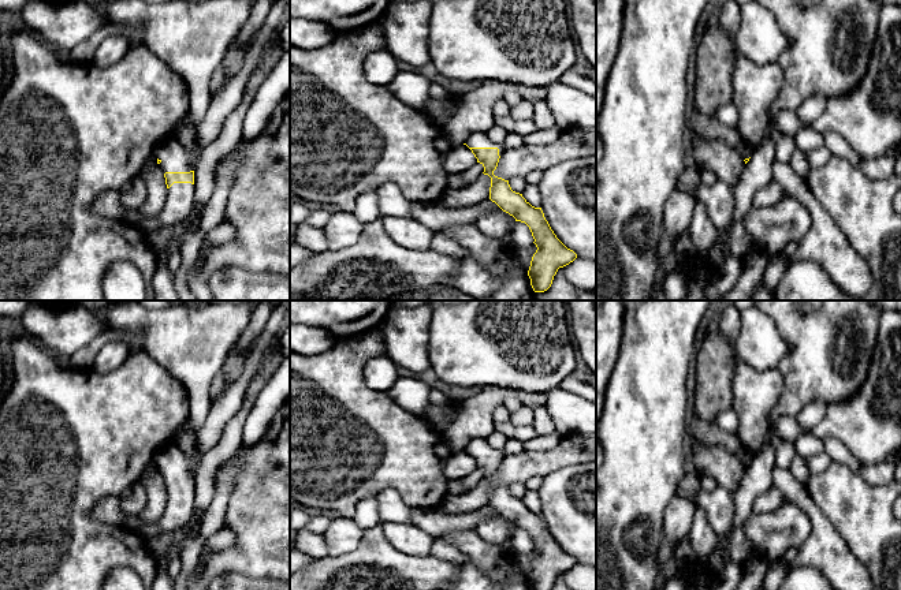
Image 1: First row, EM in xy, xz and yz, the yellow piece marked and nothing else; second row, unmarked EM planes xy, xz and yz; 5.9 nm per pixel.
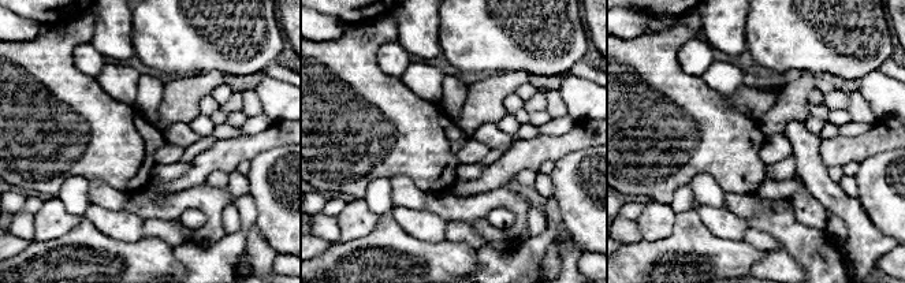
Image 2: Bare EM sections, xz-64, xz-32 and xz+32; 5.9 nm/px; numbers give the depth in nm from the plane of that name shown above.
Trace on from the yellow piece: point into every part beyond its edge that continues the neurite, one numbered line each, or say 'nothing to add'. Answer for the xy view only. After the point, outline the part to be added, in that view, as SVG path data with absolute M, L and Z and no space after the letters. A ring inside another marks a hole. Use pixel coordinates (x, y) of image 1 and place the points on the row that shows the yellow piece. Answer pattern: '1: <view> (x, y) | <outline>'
1: xy (174, 157) | M167 135L156 145L153 154L161 161L163 173L196 169L196 164L191 161L187 150L171 135Z

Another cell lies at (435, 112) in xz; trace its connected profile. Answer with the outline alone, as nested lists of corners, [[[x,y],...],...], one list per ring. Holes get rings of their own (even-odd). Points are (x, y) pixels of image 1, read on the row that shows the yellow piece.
[[[429,98],[427,104],[417,109],[429,123],[442,128],[446,120],[454,113],[455,101],[451,105],[444,105],[433,98]]]

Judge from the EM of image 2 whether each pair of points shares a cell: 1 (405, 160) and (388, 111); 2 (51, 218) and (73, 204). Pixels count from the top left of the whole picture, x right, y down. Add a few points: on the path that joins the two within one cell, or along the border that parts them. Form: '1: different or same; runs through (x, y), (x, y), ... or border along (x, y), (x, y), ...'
1: same; runs through (405, 148), (406, 134), (397, 123)
2: different; border along (56, 197), (69, 212), (81, 216)

